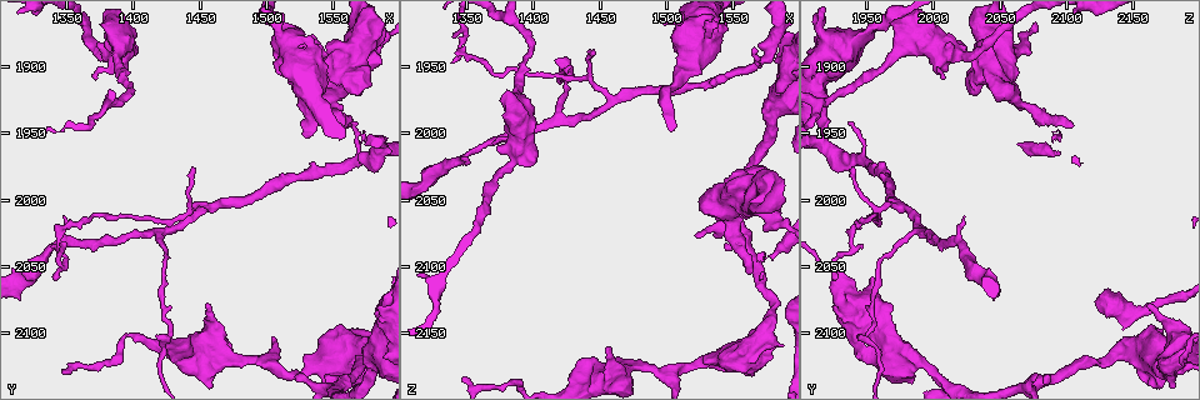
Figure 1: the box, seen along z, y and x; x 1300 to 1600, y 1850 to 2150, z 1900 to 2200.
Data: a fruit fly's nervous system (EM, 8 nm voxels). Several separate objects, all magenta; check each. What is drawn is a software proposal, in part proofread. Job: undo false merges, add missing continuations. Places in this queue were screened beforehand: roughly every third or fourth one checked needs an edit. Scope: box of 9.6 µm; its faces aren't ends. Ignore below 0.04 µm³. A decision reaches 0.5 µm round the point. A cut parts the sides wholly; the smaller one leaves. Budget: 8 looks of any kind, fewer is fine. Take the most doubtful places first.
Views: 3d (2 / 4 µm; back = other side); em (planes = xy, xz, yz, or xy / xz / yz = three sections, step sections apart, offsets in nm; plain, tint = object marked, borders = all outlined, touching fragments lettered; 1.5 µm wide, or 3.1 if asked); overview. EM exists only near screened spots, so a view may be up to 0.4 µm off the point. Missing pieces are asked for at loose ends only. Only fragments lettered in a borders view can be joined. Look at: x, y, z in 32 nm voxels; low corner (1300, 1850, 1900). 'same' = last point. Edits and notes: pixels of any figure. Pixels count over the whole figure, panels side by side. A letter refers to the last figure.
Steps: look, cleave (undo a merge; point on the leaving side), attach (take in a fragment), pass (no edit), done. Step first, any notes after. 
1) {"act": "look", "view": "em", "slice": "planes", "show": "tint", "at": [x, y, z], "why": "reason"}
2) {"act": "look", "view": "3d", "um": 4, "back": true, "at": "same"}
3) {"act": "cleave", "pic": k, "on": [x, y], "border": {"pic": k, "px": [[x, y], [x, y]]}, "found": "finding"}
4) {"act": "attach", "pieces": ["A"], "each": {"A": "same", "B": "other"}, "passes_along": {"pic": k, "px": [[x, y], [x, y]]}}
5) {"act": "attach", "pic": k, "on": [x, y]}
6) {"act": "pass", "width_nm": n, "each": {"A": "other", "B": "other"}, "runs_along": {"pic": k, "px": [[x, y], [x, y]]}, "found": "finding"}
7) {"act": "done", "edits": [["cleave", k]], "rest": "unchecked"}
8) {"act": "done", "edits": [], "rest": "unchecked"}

{"act": "look", "view": "3d", "um": 4, "at": [1522, 2132, 2074]}

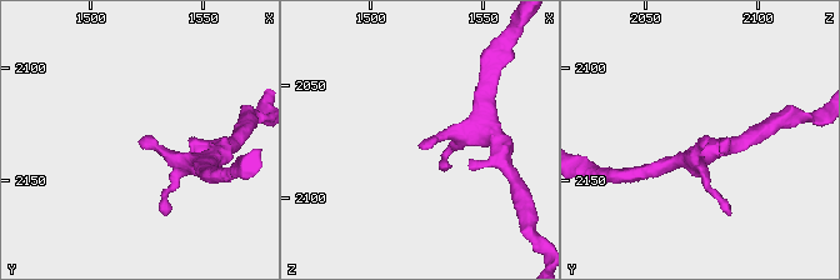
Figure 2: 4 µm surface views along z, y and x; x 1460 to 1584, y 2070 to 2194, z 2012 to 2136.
{"act": "look", "view": "em", "slice": "planes", "show": "plain", "at": [1521, 2133, 2076], "why": "shape alone is not enough"}

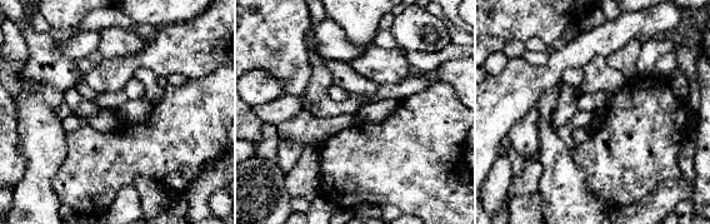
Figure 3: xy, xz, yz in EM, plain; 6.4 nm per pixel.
{"act": "look", "view": "em", "slice": "planes", "show": "borders", "at": "same", "why": "what lies round it"}

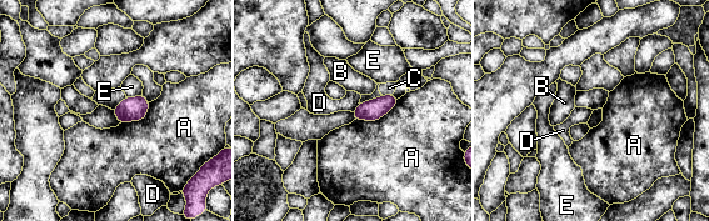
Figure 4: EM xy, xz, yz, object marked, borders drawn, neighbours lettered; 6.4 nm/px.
{"act": "pass", "longest_contact_nm": ["A", 320], "each": {"A": "other", "B": "other", "C": "other", "D": "other", "E": "other"}, "border": {"pic": 4, "px": [[359, 104], [353, 111]]}, "found": "none of them fits"}

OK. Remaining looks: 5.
{"act": "look", "view": "3d", "um": 4, "at": [1530, 1952, 1922], "why": "free end"}

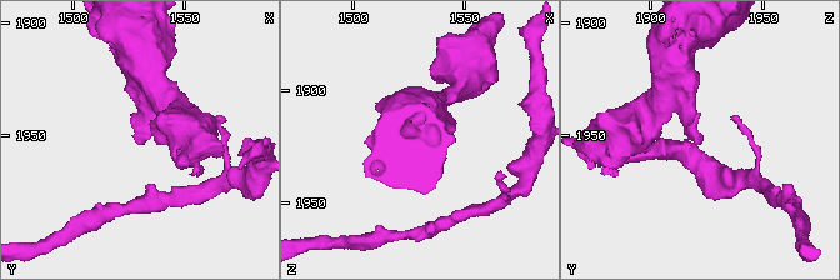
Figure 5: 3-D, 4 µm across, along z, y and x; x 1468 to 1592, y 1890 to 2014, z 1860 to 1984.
{"act": "look", "view": "em", "slice": "planes", "show": "borders", "at": [1532, 1952, 1923], "why": "now the EM"}

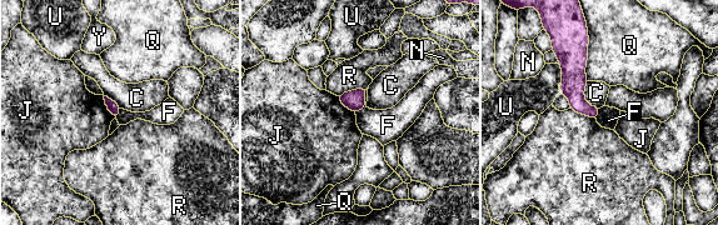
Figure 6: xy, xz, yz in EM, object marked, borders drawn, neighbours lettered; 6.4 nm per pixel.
{"act": "pass", "each": {"C": "other", "F": "other", "J": "other", "N": "other", "Q": "other", "R": "other", "U": "other", "Y": "other"}, "found": "none of them fits"}

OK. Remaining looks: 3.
{"act": "look", "view": "em", "slice": "planes", "show": "tint", "at": [1374, 1884, 2012], "why": "free end"}

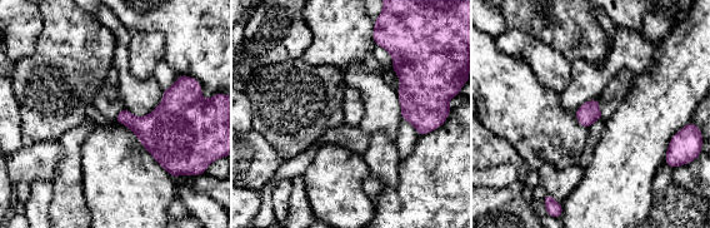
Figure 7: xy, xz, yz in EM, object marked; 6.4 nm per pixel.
{"act": "look", "view": "em", "slice": "planes", "show": "borders", "at": "same"}

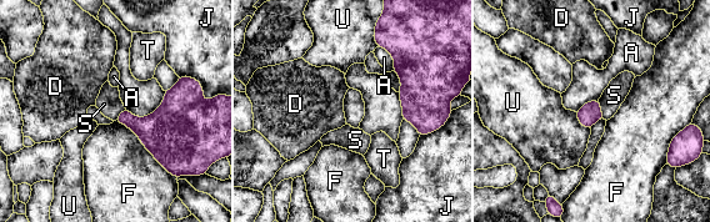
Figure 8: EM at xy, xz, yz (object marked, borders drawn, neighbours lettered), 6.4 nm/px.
{"act": "pass", "each": {"A": "other", "D": "other", "F": "other", "J": "other", "S": "other", "T": "other", "U": "other"}, "border": {"pic": 8, "px": [[598, 100], [601, 115], [605, 119]]}, "found": "no lettered fragment goes on from it"}

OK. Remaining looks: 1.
{"act": "done", "edits": [], "rest": "unchecked"}

